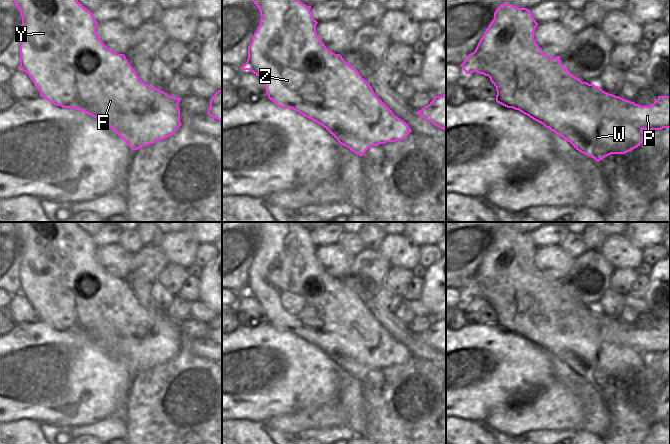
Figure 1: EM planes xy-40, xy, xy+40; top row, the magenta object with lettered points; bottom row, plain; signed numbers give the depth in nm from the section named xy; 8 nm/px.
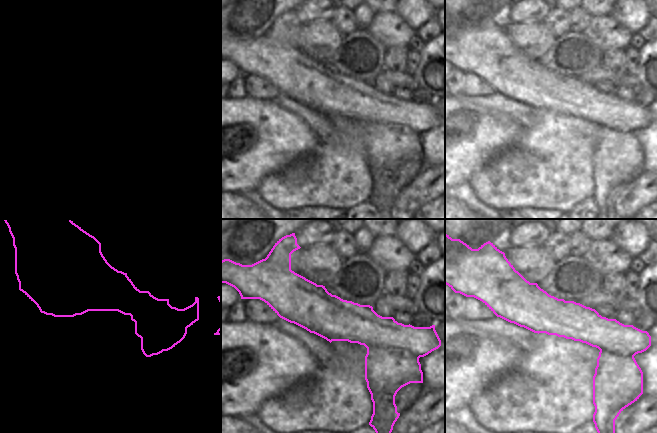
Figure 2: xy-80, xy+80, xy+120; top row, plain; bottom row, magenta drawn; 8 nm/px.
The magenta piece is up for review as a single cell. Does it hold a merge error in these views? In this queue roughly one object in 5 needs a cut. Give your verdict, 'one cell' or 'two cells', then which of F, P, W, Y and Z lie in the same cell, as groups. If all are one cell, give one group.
two cells; groups F P W Z / Y

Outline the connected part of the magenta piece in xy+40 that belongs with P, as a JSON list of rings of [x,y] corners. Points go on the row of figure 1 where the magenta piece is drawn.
[[[477,52],[469,54],[460,65],[466,74],[477,72],[490,78],[496,87],[496,102],[519,110],[533,120],[543,124],[567,140],[579,152],[591,156],[599,162],[611,154],[625,154],[642,144],[643,132],[627,132],[625,130],[600,127],[601,114],[635,124],[645,130],[661,130],[670,128],[670,95],[658,96],[649,106],[641,106],[619,96],[609,94],[594,84],[580,80],[569,80],[565,84],[552,84],[552,75],[548,73],[548,56],[542,55],[540,77],[525,76],[521,66],[501,64],[493,52],[488,53],[488,59],[481,58]]]

